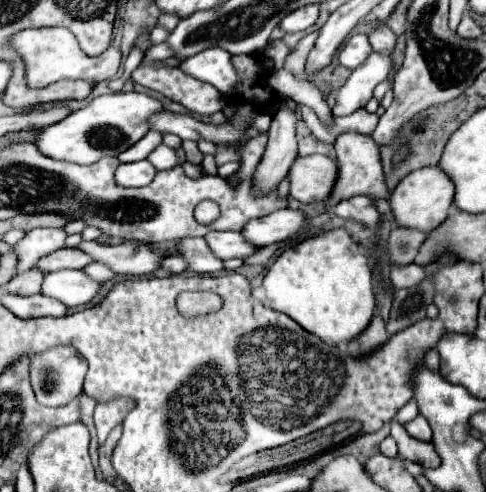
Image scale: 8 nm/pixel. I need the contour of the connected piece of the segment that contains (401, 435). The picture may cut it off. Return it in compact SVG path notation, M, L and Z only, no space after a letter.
M392 420L392 438L396 440L398 444L398 456L410 460L410 462L416 462L424 468L438 468L438 464L442 464L440 456L434 452L434 444L432 442L420 442L420 440L414 440L412 436L408 436L408 432L396 422Z

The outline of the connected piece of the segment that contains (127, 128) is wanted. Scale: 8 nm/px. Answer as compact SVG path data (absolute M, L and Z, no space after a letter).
M116 92L90 100L88 106L74 110L58 124L42 128L34 140L36 148L54 160L92 164L104 156L118 156L134 146L148 132L148 116L160 112L162 104L142 92Z

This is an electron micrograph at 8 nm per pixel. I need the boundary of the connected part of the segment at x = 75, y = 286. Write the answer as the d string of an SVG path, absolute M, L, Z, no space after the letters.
M58 270L46 274L40 294L62 300L62 304L74 308L88 304L96 296L98 288L100 284L90 280L82 270Z

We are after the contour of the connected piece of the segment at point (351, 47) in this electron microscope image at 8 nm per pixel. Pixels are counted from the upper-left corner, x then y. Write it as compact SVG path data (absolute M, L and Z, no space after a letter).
M352 36L348 44L344 44L344 48L340 50L338 60L346 68L358 68L360 64L366 62L370 54L372 54L372 48L368 42L368 36Z

